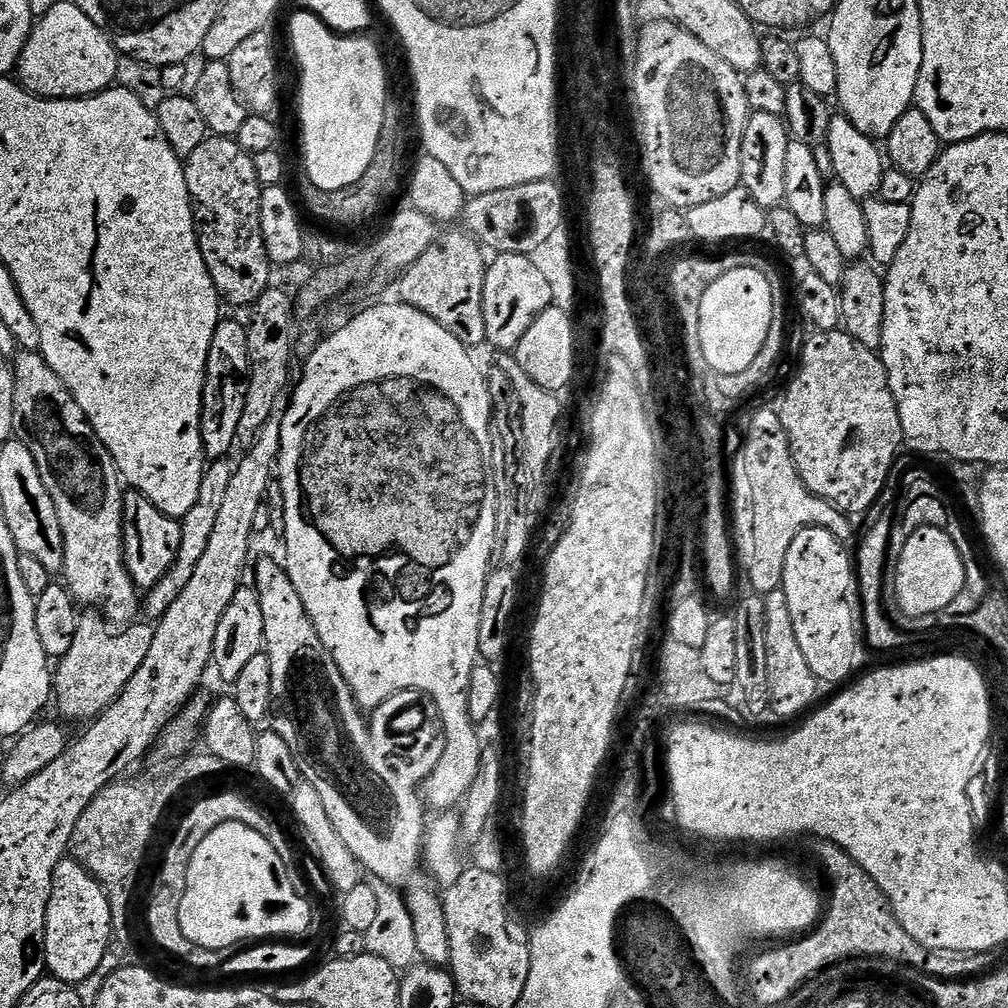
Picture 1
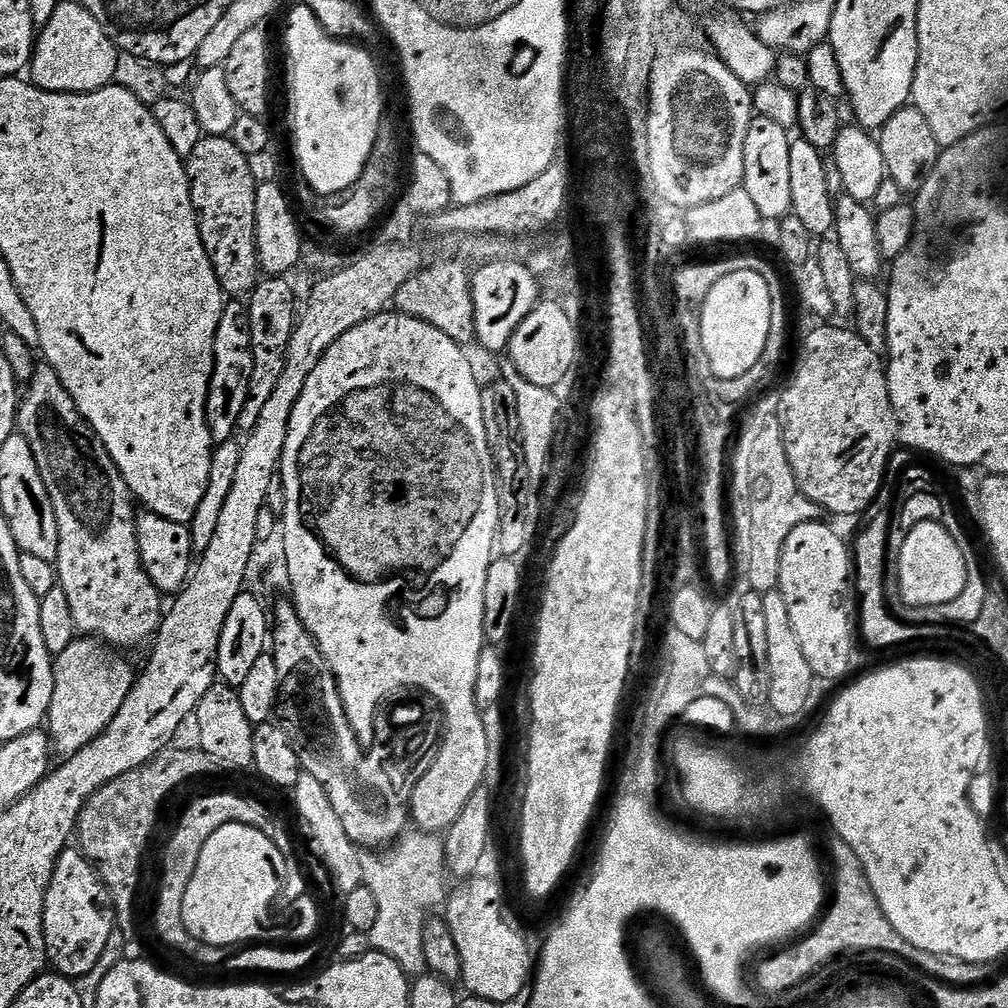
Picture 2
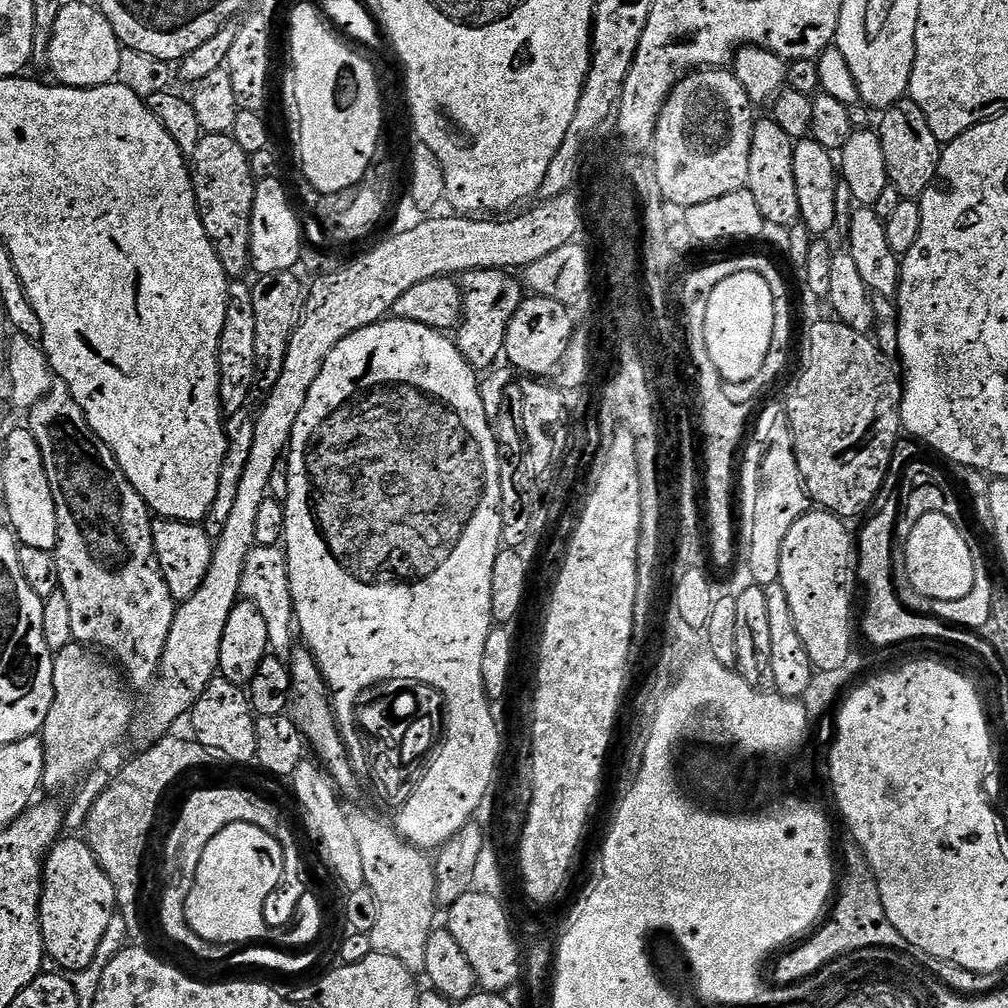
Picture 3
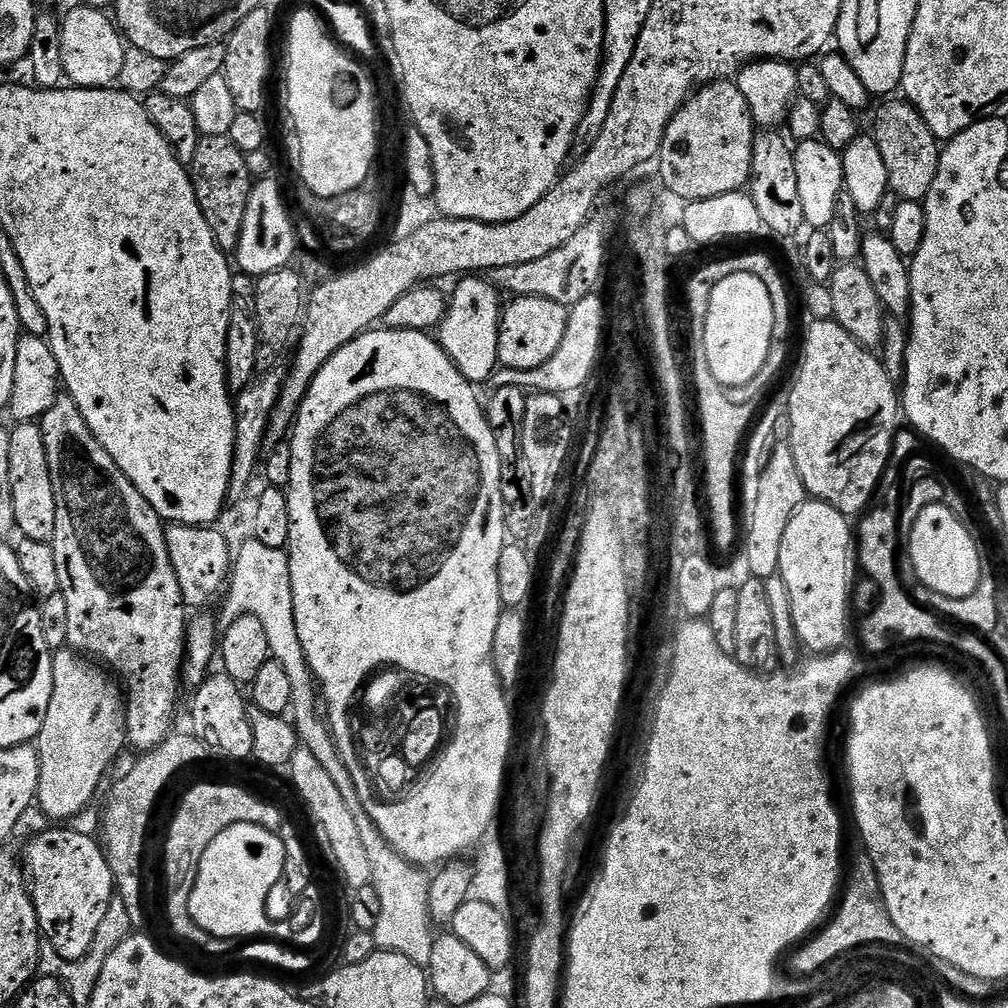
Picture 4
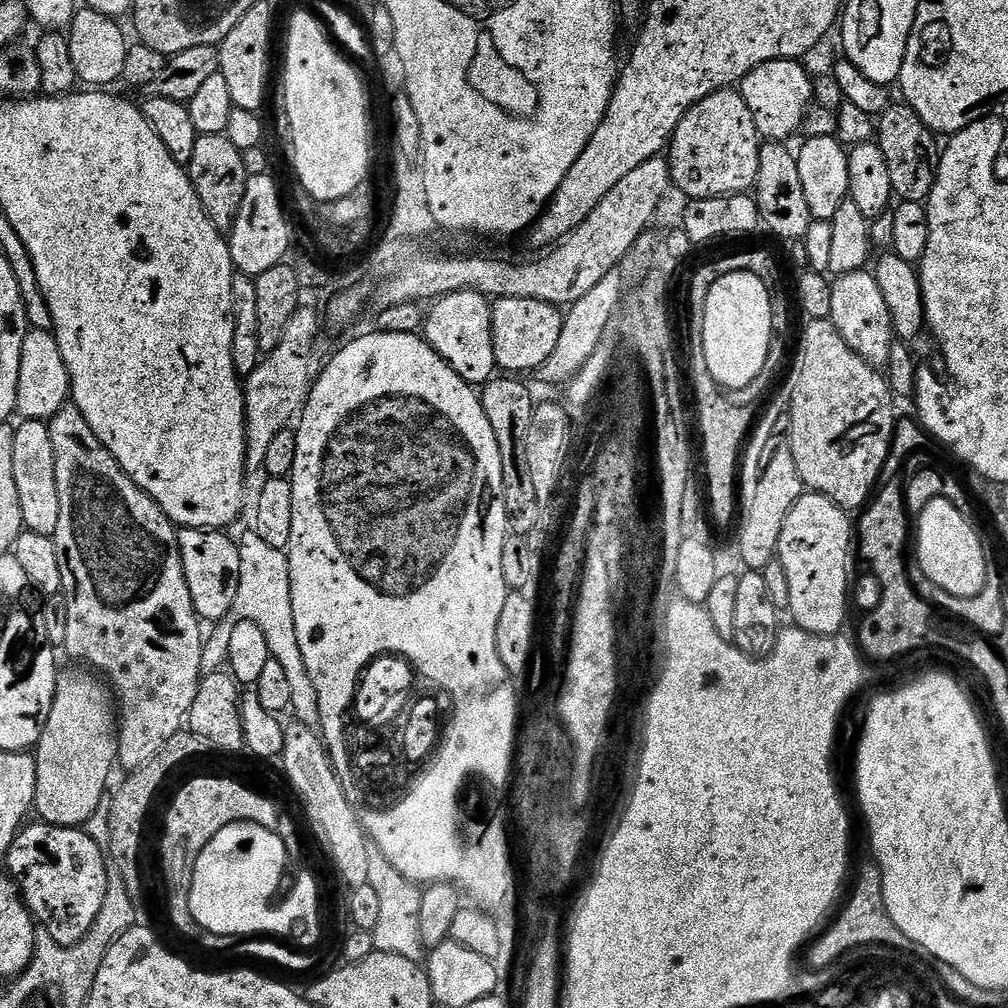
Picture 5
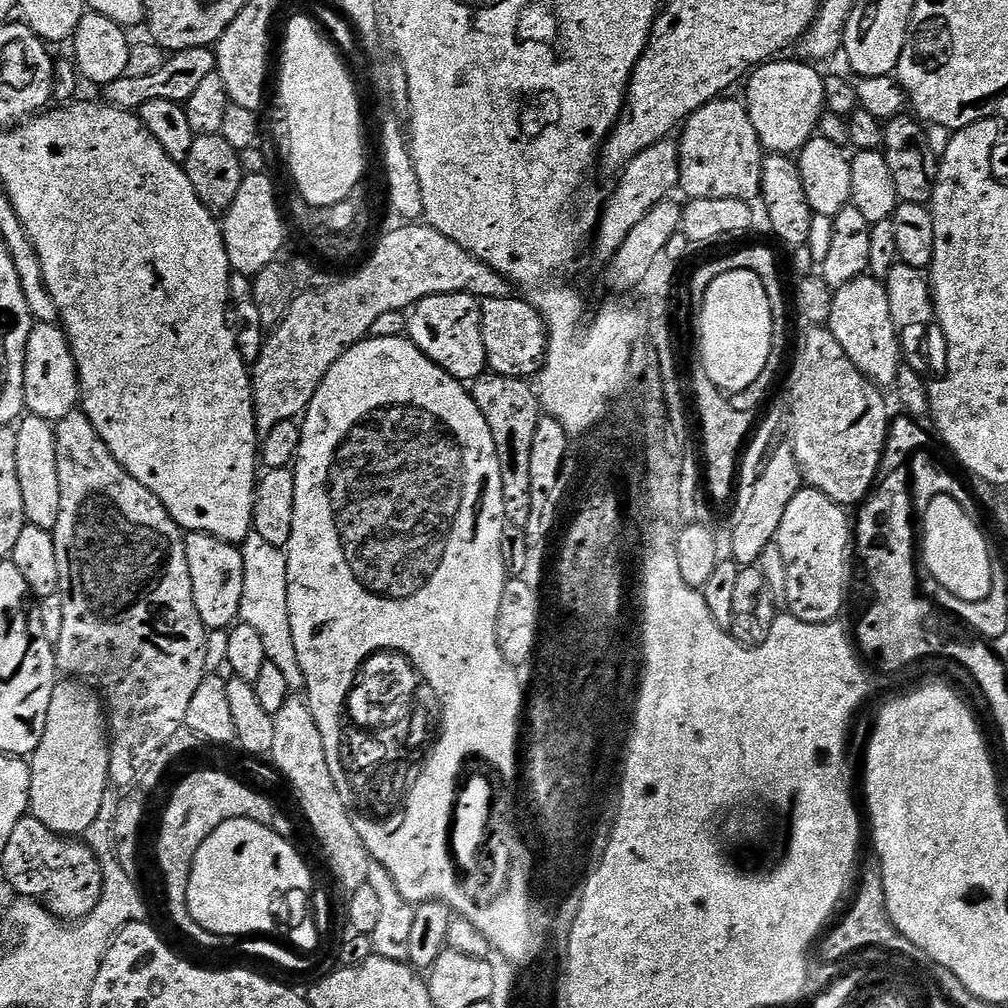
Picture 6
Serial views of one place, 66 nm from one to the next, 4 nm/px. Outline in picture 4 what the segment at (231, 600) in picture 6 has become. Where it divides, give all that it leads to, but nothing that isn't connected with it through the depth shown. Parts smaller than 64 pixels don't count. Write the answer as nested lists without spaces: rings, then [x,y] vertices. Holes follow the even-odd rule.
[[[169,523],[165,527],[170,562],[174,566],[174,574],[178,574],[178,586],[182,590],[184,603],[189,609],[204,610],[207,609],[204,608],[207,604],[214,603],[216,599],[217,603],[229,583],[234,552],[232,548],[228,549],[227,538],[218,529],[219,527],[216,526],[174,523]]]

